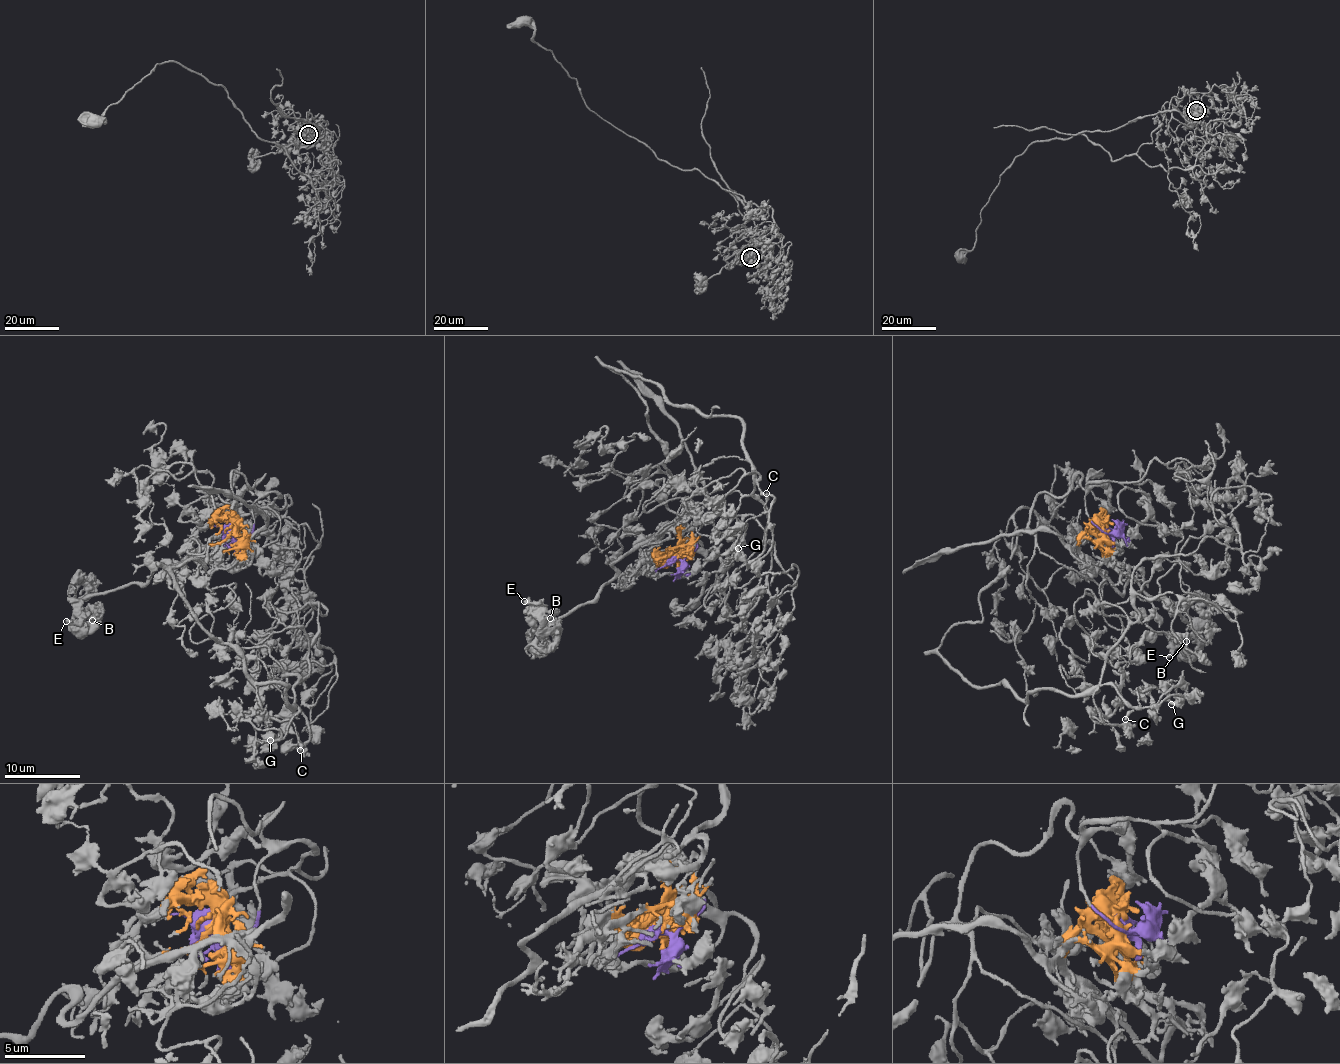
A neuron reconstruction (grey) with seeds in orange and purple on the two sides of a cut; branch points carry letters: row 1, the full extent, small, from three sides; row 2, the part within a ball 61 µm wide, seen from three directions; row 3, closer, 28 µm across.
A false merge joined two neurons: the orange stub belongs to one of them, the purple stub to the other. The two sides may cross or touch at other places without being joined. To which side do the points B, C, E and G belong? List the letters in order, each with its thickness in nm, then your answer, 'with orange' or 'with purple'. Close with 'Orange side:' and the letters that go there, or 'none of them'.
B: 440 nm thick; with orange
C: 280 nm thick; with purple
E: 400 nm thick; with orange
G: 400 nm thick; with purple
Orange side: B, E

